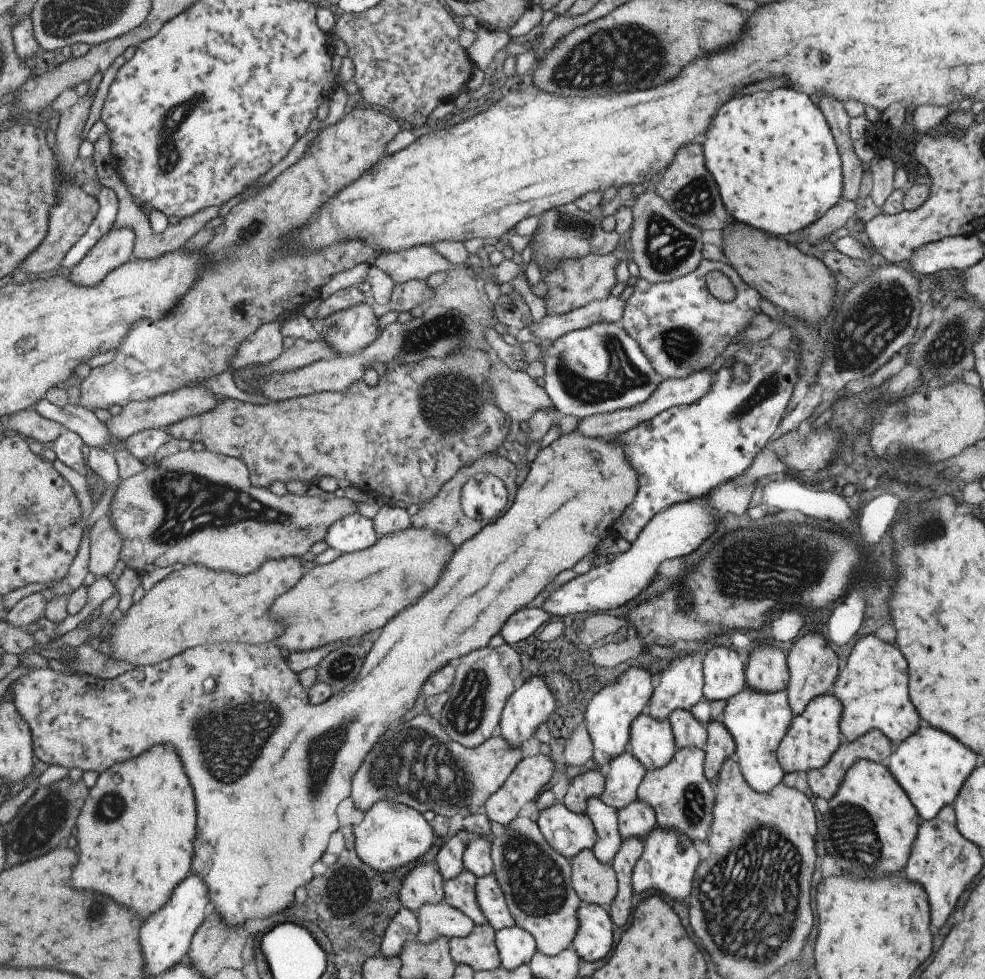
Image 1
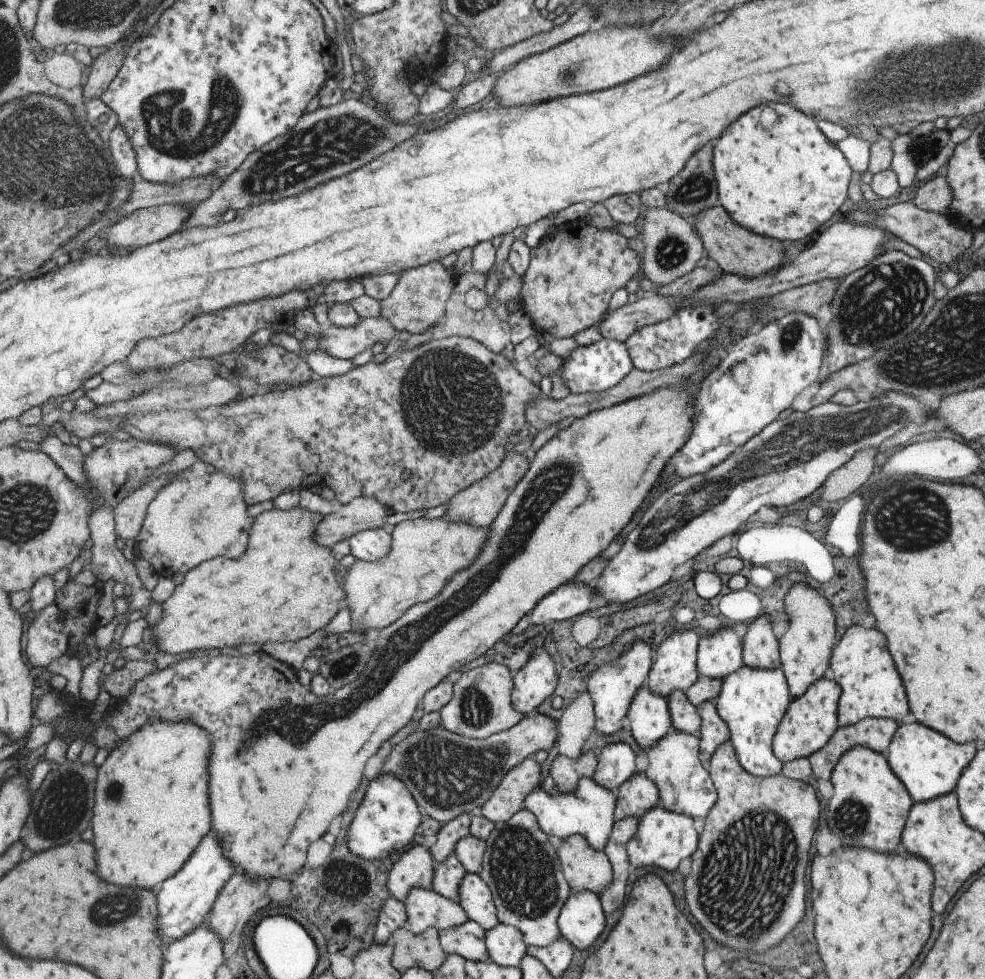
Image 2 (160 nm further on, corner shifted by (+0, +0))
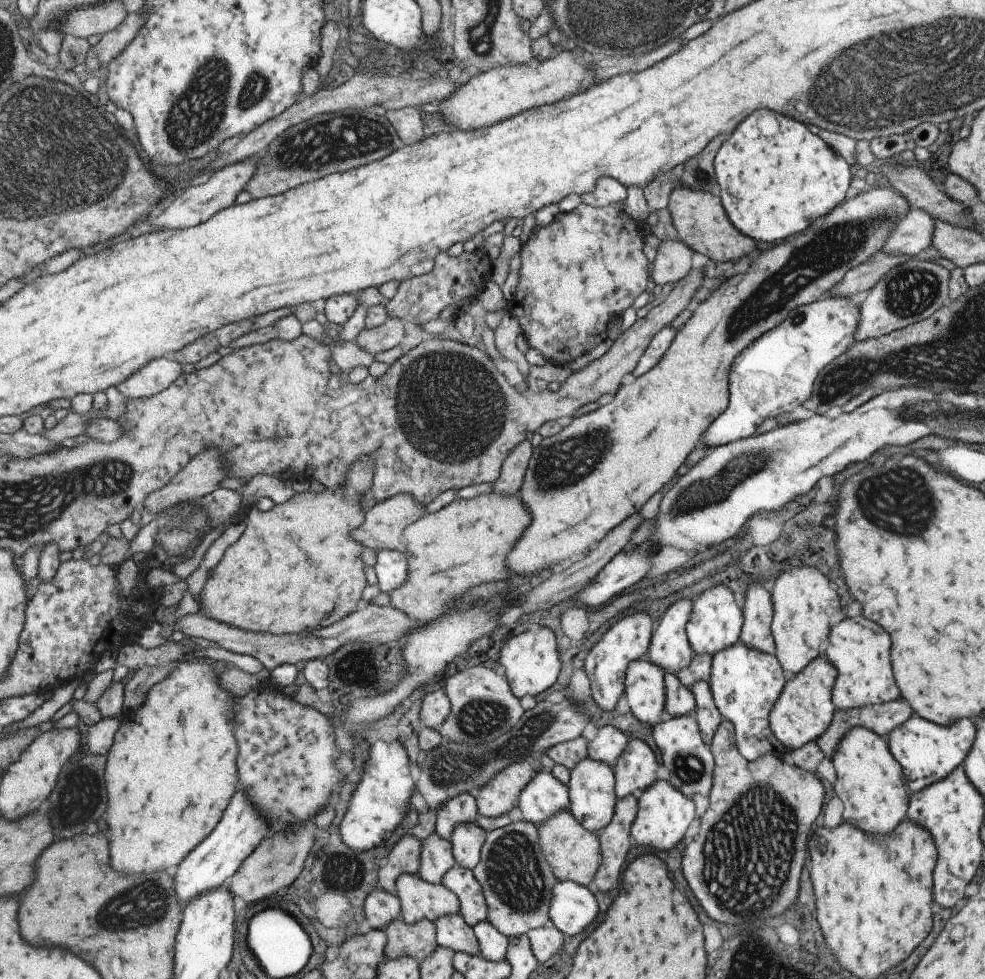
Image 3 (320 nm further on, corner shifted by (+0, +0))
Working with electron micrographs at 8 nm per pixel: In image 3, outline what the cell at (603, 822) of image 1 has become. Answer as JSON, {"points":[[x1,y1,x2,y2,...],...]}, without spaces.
{"points":[[591,757,580,758,570,771,566,787,568,788,570,813,576,817,583,828,597,834,610,820,616,803,614,793,613,769,601,761]]}

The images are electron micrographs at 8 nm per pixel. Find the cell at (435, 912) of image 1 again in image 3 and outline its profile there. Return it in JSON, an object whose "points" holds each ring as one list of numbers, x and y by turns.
{"points":[[400,874,394,884,394,895,400,902,399,918,407,924,413,924,423,919,434,922,438,916,458,913,459,910,458,898,453,892,445,888,441,883,431,884,425,882,417,874]]}

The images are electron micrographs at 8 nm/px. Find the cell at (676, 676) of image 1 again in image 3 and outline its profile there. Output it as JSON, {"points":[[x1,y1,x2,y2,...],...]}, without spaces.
{"points":[[689,597,679,598,677,602,669,604,650,634,645,659,658,664,664,674,675,674,676,670,687,666,691,660,693,650,684,627,691,607]]}

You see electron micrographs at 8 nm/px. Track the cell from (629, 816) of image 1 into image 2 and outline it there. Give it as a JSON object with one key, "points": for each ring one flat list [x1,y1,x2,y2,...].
{"points":[[635,771,627,780,624,780,614,791,615,804,614,820,634,816,639,818,641,813,657,806,657,785,648,779,644,772]]}

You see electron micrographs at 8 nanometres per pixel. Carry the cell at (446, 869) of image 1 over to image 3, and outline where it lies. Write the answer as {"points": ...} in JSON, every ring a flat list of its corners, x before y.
{"points":[[460,792,445,799,436,809,434,831,442,839,449,838,453,827,458,824,473,821,478,815,474,795,470,792]]}

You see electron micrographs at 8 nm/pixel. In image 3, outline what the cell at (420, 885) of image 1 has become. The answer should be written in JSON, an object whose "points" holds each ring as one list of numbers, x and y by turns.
{"points":[[404,834,395,841,378,870,378,888,394,894,394,884,400,874,416,874,420,861,420,842]]}

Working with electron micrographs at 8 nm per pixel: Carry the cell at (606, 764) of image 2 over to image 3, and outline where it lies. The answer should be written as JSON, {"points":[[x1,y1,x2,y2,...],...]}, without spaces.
{"points":[[611,725,601,726,595,737,586,741,586,756,591,757,591,760,607,763,612,768,626,740,627,736,617,728]]}

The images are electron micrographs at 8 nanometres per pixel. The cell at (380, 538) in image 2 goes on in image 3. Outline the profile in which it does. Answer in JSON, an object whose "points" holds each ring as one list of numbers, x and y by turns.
{"points":[[376,551,374,572,377,578,377,592,391,593,408,578,406,556,399,551]]}

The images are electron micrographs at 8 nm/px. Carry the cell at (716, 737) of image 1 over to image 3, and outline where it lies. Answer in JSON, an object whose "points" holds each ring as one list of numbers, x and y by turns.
{"points":[[697,681,690,688,694,696,695,708,693,712,701,740,707,745,711,742,717,725,722,721,717,707,714,705,708,681]]}

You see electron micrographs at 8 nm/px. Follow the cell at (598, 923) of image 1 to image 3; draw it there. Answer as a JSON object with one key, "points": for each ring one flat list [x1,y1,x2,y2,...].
{"points":[[555,881,548,906,549,924,565,937,579,934,597,916,597,902,590,887,573,881]]}

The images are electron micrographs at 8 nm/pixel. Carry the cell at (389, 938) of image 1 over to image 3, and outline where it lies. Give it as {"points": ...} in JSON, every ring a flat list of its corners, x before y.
{"points":[[375,888,364,898,362,910,368,928,378,929,399,918,401,907,393,893]]}

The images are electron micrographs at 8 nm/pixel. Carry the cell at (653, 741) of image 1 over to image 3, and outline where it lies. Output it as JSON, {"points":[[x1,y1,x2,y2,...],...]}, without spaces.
{"points":[[643,656,628,664,624,691,631,714,653,726,659,722,659,713,664,708,664,670,645,658]]}

